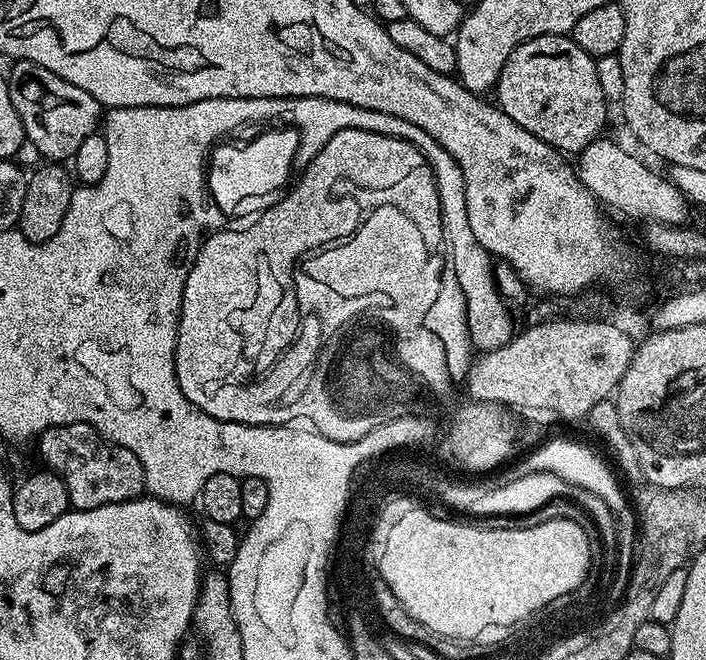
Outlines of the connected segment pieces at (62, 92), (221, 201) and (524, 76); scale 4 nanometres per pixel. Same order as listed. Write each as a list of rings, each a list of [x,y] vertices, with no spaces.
[[[16,60],[13,63],[12,77],[6,81],[6,87],[11,95],[12,103],[21,110],[27,108],[40,108],[40,125],[36,129],[31,129],[30,140],[35,144],[36,149],[40,151],[41,157],[51,158],[56,162],[64,162],[75,157],[78,146],[82,146],[82,142],[91,132],[97,131],[98,125],[102,120],[102,106],[93,96],[86,94],[86,90],[82,90],[78,86],[74,86],[70,82],[66,82],[58,74],[54,74],[50,70],[46,70],[46,66],[38,66],[33,60]]]
[[[291,126],[269,128],[272,128],[269,132],[264,132],[245,144],[220,142],[211,149],[206,160],[206,187],[213,205],[219,211],[221,208],[224,212],[232,212],[243,200],[248,200],[251,196],[268,196],[276,191],[279,193],[289,183],[292,159],[296,156],[296,150],[302,146],[300,133]]]
[[[568,34],[539,36],[519,44],[496,81],[494,96],[498,107],[522,130],[530,130],[534,138],[542,138],[561,154],[578,154],[593,144],[603,133],[610,108],[598,82],[596,60]]]

